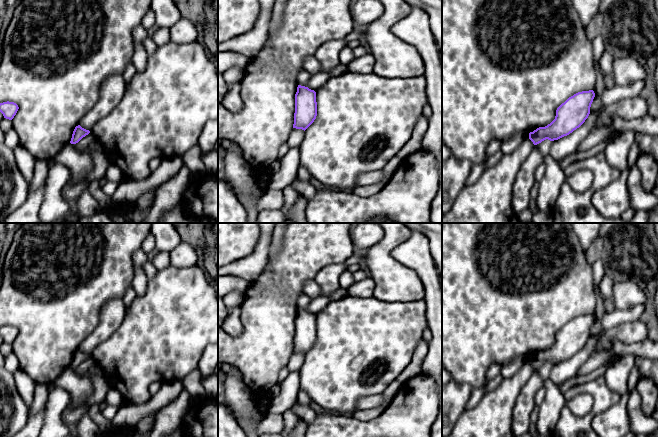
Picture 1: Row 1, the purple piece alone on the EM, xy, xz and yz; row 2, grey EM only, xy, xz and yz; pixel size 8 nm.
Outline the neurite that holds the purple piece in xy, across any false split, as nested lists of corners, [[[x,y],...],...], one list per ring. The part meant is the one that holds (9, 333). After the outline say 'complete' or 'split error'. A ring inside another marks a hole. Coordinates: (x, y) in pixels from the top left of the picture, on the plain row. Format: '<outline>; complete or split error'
[[[3,326],[0,327],[0,336],[3,338],[4,342],[12,344],[16,339],[19,331],[14,326]]]; complete

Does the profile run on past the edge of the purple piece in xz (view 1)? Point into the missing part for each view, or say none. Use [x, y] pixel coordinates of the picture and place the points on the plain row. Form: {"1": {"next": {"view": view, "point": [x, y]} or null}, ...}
{"1": {"next": null}}

